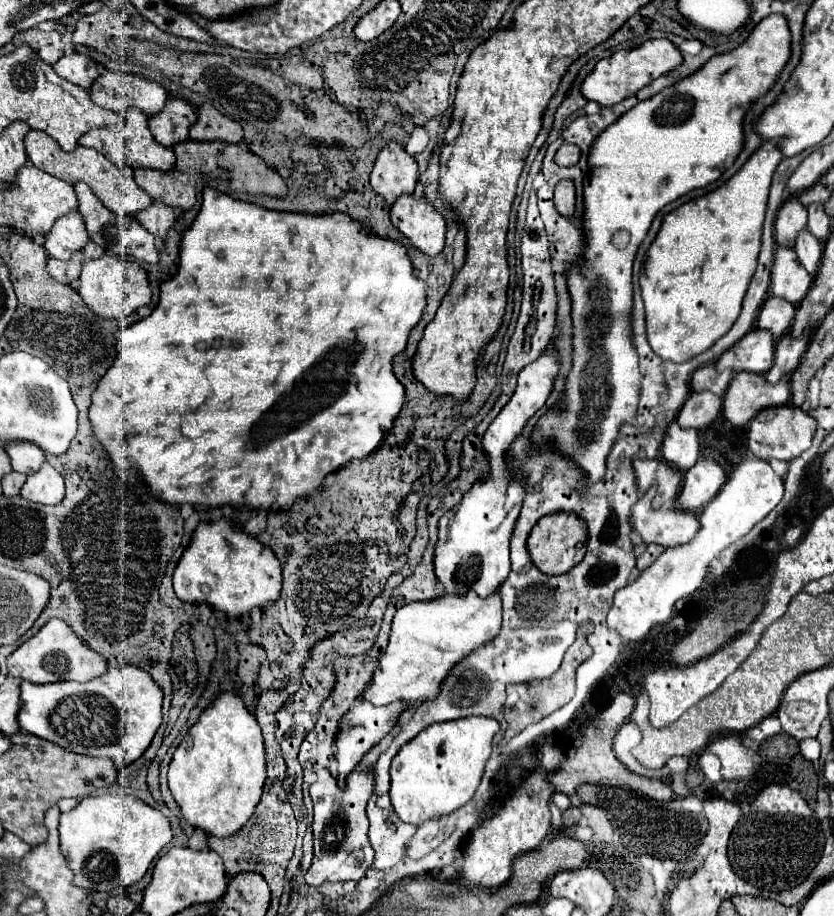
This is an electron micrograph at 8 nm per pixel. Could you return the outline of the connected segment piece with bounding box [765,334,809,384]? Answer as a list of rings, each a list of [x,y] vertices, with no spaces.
[[[785,334],[775,348],[775,364],[771,366],[771,370],[765,374],[765,380],[769,384],[779,382],[783,376],[791,376],[791,372],[795,370],[795,366],[799,364],[805,348],[807,348],[807,340],[809,336],[805,334],[803,338],[795,340],[791,338],[791,334]]]

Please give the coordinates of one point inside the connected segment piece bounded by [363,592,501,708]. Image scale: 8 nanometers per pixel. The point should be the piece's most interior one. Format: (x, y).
(428, 638)

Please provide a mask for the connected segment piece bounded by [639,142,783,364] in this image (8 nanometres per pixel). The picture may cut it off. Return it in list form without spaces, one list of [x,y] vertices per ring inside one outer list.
[[[763,142],[743,164],[743,168],[723,186],[685,202],[665,216],[657,238],[647,250],[643,276],[639,280],[647,316],[647,340],[659,358],[677,364],[687,362],[687,358],[709,350],[735,324],[741,312],[743,296],[757,266],[771,176],[781,158],[783,156],[777,142]]]

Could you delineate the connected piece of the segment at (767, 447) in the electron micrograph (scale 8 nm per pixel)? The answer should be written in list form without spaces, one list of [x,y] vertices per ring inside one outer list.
[[[791,404],[777,406],[777,408],[767,408],[767,410],[761,410],[751,422],[749,450],[753,452],[755,458],[763,458],[767,462],[773,460],[773,458],[789,462],[811,446],[813,432],[815,432],[815,420],[811,416],[807,416],[803,410],[793,408]]]

